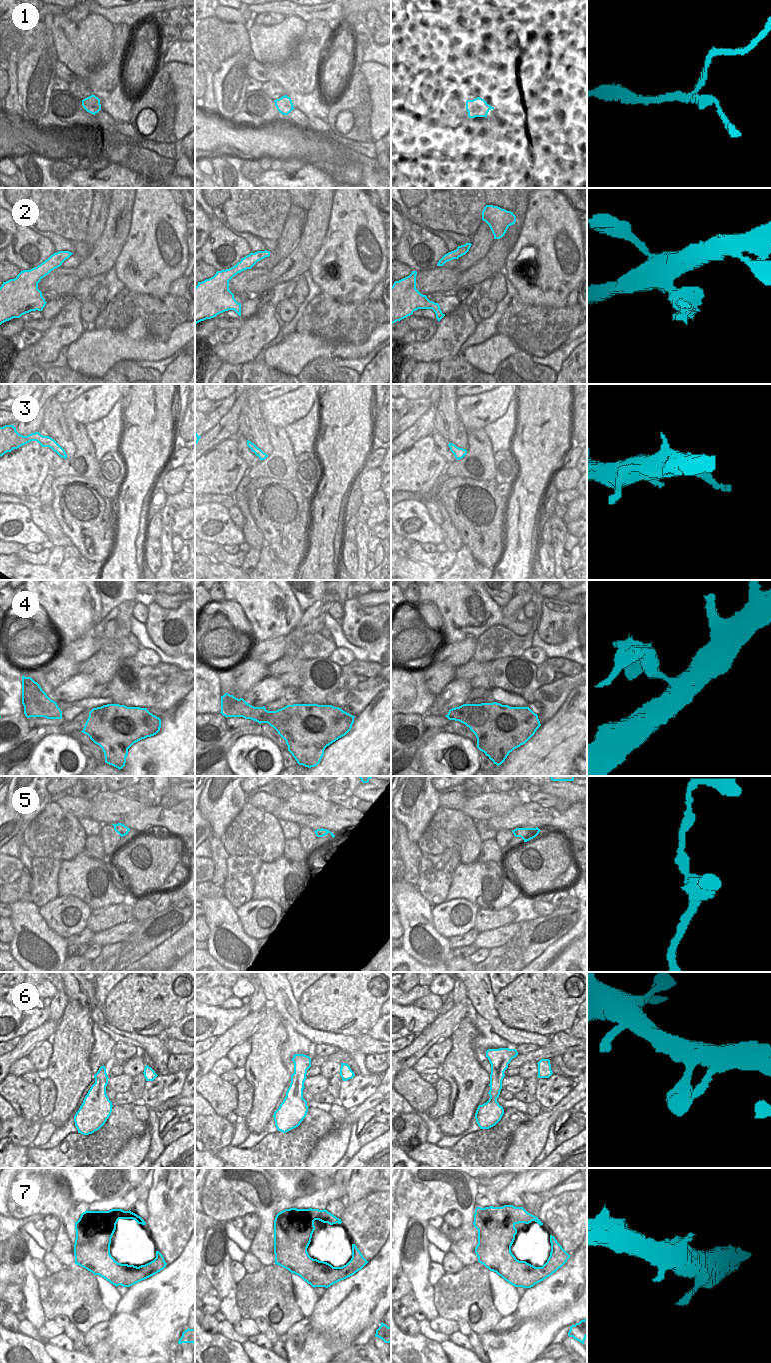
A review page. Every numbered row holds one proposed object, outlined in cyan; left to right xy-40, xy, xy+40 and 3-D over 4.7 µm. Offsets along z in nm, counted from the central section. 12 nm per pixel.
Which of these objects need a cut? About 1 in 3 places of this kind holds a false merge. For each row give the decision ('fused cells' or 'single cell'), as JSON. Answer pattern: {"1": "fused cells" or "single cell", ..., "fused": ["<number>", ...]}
{"1": "fused cells", "2": "single cell", "3": "single cell", "4": "fused cells", "5": "single cell", "6": "single cell", "7": "single cell", "fused": ["1", "4"]}

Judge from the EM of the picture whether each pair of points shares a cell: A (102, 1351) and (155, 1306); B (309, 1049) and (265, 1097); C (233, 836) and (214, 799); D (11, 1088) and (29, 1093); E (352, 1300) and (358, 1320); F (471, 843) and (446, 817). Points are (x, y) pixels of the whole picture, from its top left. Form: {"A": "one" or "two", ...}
{"A": "one", "B": "two", "C": "two", "D": "one", "E": "one", "F": "one"}

